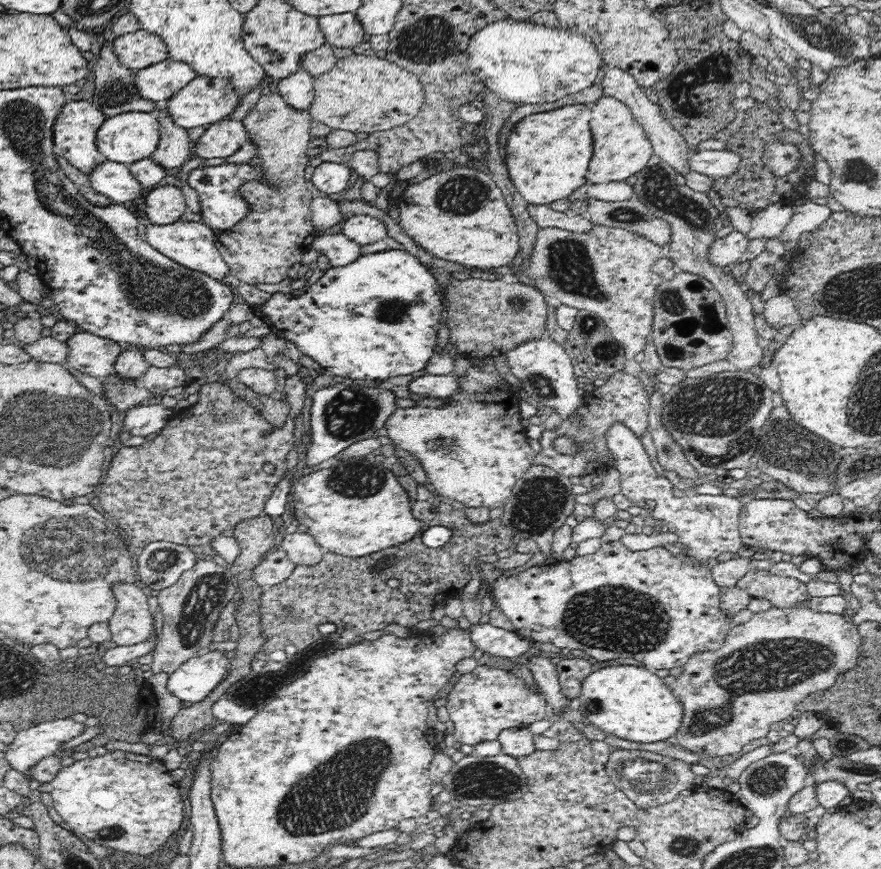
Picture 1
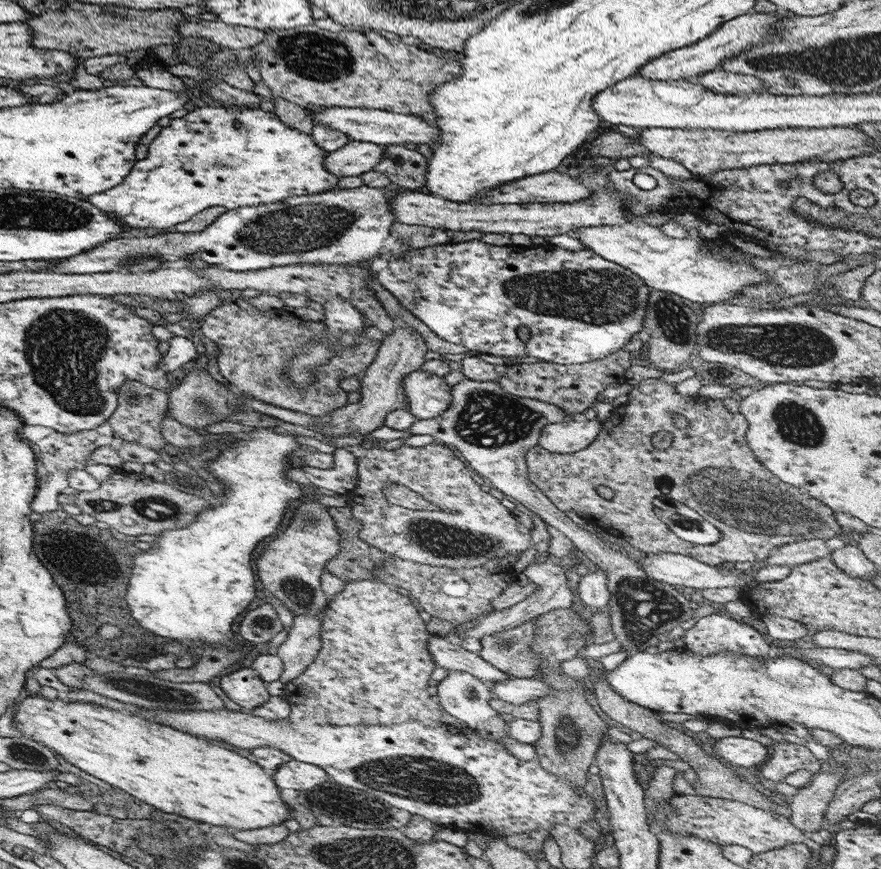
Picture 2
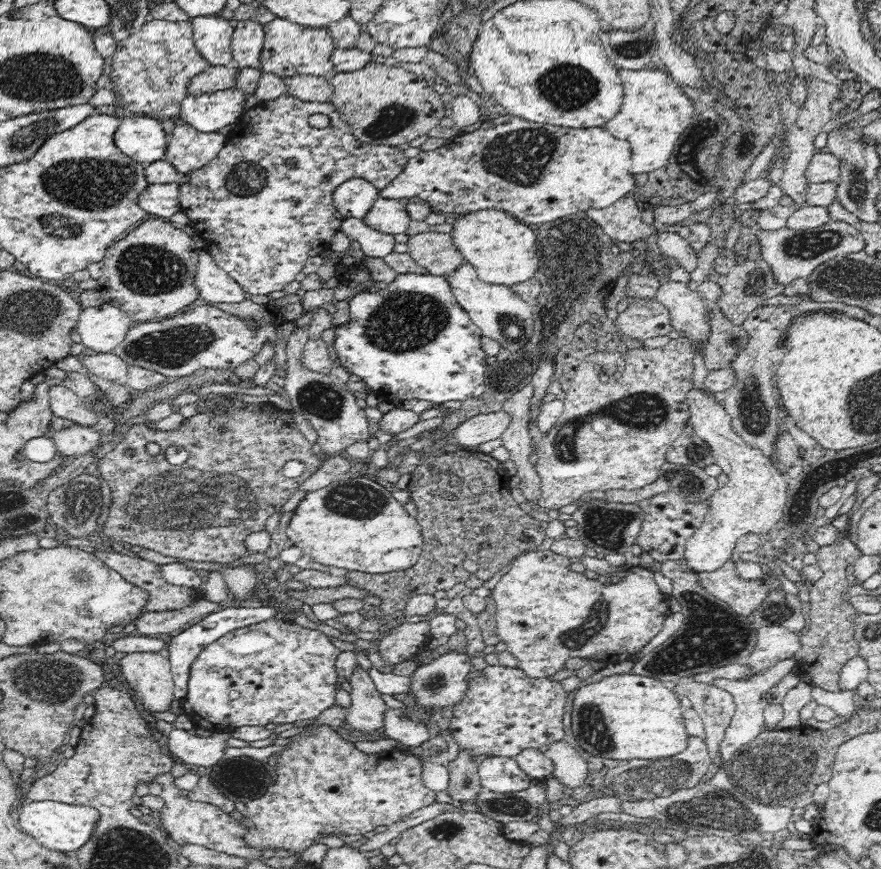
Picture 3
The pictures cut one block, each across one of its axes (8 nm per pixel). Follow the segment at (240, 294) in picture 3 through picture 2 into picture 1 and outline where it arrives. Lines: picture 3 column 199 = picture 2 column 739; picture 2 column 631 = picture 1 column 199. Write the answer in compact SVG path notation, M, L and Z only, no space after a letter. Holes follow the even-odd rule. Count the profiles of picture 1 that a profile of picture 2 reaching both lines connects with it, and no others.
M178 221L174 224L166 225L148 224L144 233L144 241L147 241L160 254L188 270L201 272L208 278L213 278L214 280L219 280L222 284L226 284L226 276L231 274L230 267L219 253L215 243L216 240L217 235L214 235L210 226L203 222Z

